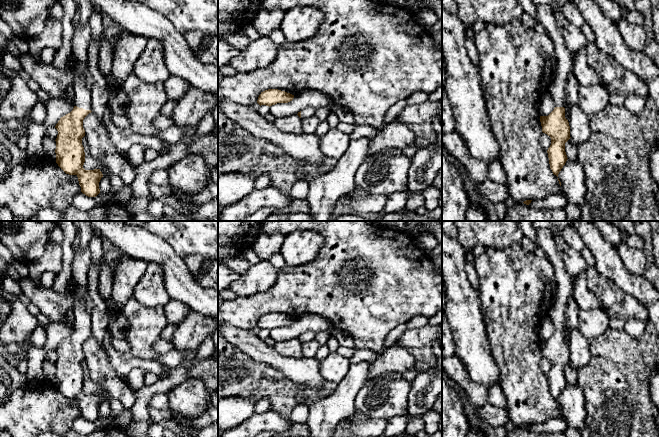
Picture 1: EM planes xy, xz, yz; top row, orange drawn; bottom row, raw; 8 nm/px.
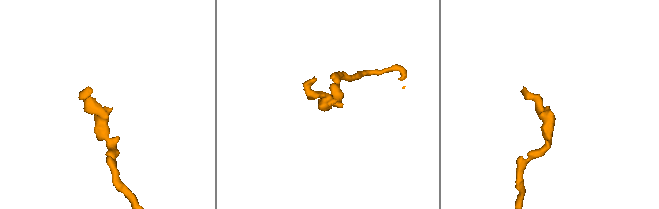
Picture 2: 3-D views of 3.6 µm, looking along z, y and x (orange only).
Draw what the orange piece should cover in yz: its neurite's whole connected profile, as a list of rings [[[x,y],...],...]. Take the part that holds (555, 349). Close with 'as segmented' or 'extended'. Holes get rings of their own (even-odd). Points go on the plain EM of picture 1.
[[[540,229],[536,230],[538,247],[540,247],[545,257],[551,261],[555,269],[555,280],[554,280],[554,294],[553,294],[553,305],[549,312],[549,318],[552,321],[555,332],[548,340],[540,340],[540,346],[542,350],[542,356],[547,358],[551,362],[551,369],[547,374],[550,393],[553,398],[558,401],[559,396],[567,385],[567,379],[565,376],[565,367],[571,362],[570,361],[570,350],[568,344],[565,342],[565,311],[567,308],[568,300],[572,296],[573,284],[569,274],[567,273],[564,263],[561,260],[554,240],[553,232],[551,229]]]; extended

